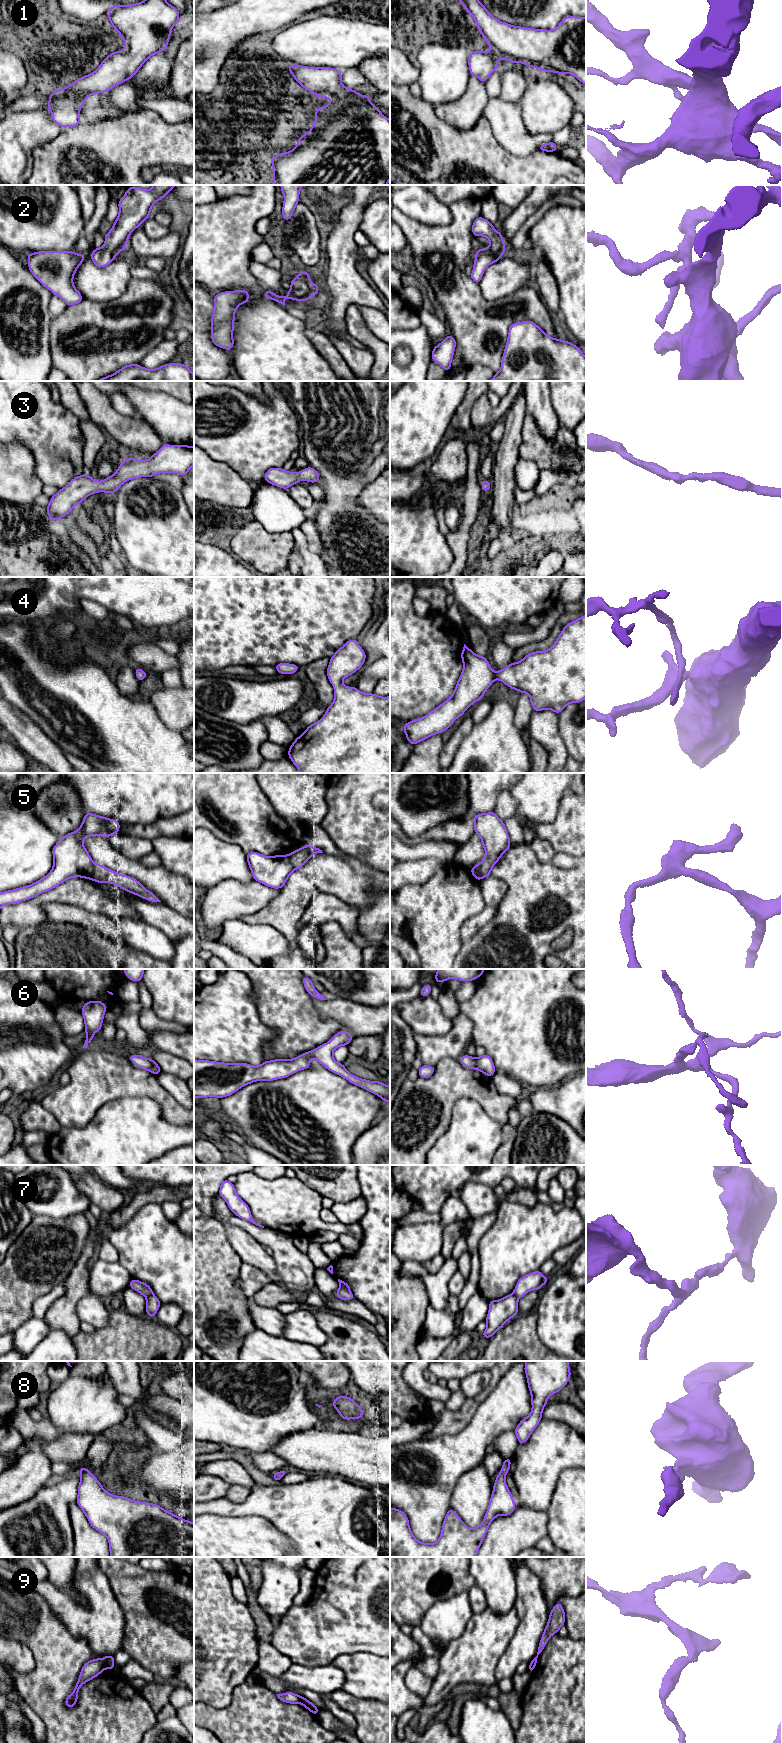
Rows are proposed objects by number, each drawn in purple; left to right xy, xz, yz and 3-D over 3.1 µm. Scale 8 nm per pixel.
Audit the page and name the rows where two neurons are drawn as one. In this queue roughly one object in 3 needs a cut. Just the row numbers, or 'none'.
5, 7, 9

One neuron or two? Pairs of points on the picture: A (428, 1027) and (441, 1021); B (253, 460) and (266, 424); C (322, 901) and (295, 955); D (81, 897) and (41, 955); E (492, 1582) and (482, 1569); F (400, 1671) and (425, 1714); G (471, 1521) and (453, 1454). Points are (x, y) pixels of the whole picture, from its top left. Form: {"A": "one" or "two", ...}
{"A": "one", "B": "one", "C": "two", "D": "two", "E": "one", "F": "one", "G": "two"}

